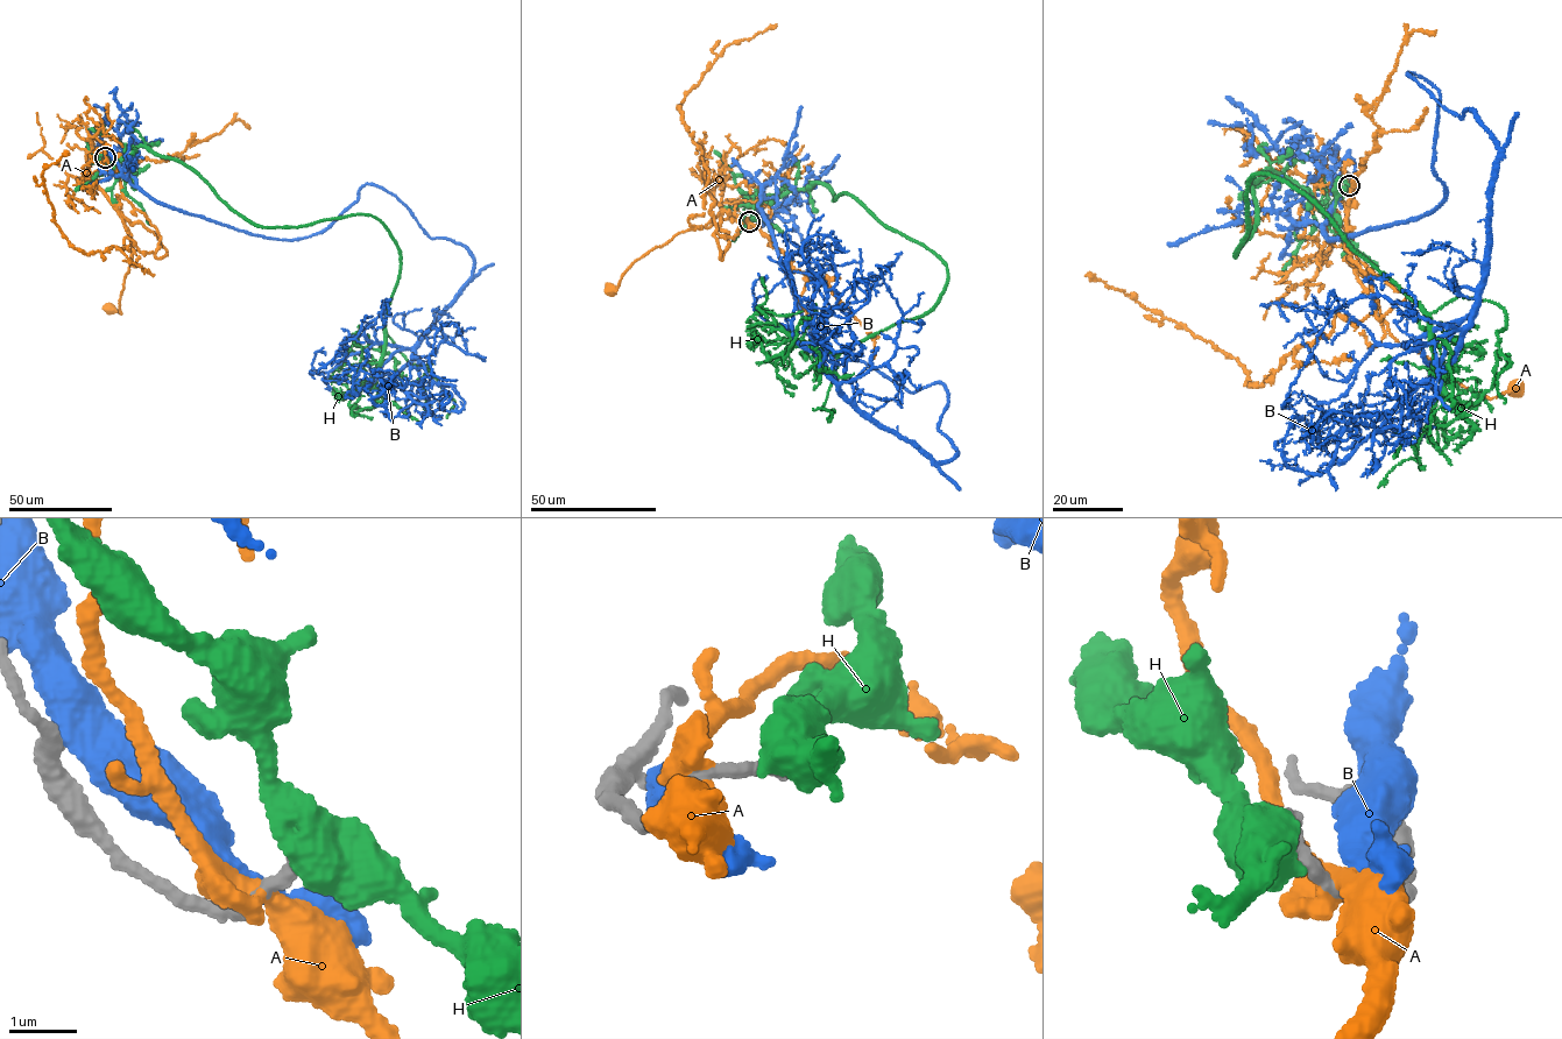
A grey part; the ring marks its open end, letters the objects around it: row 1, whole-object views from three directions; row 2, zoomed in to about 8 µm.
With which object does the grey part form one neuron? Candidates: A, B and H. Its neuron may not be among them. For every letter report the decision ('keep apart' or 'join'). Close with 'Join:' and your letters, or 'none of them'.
A: keep apart
B: keep apart
H: keep apart
Join: none of them

